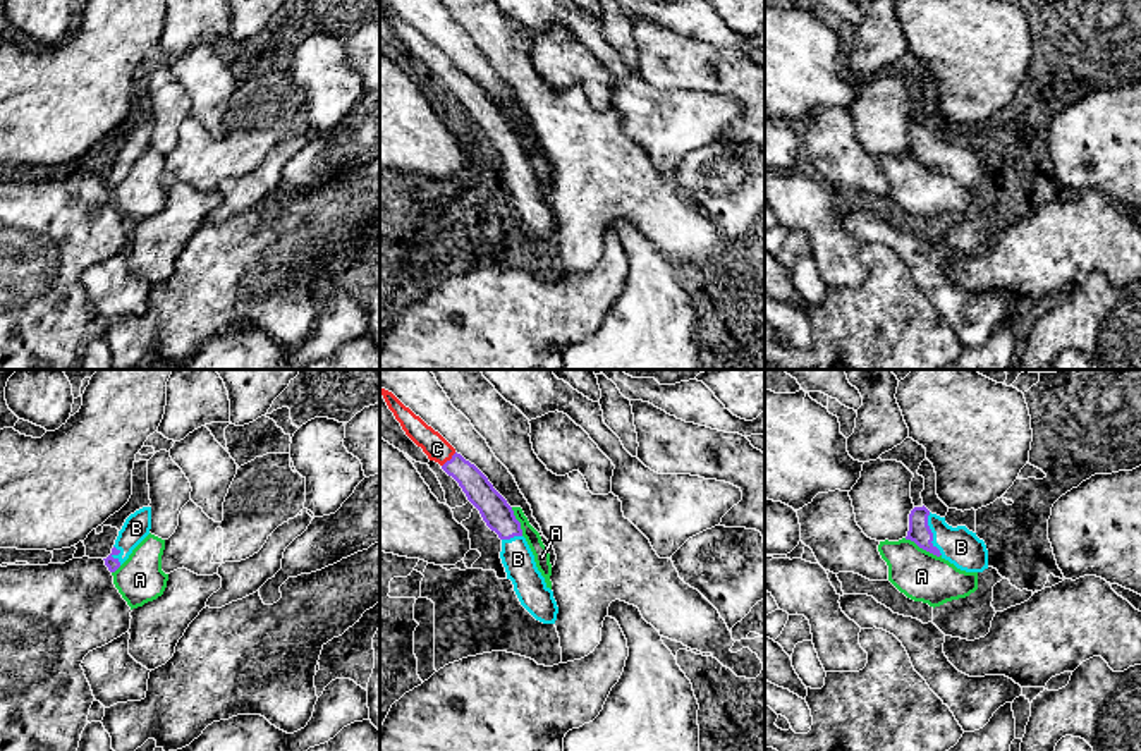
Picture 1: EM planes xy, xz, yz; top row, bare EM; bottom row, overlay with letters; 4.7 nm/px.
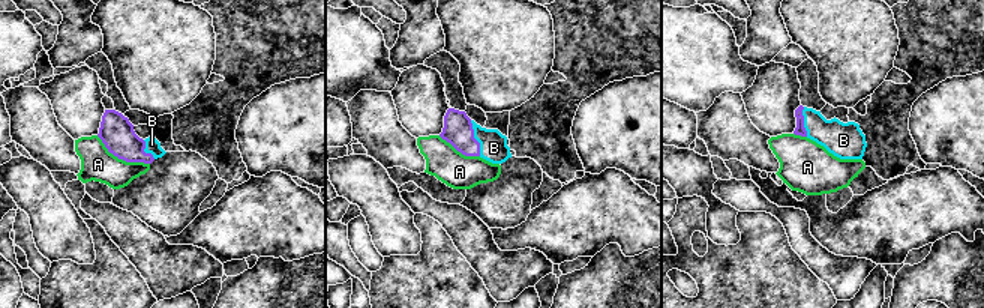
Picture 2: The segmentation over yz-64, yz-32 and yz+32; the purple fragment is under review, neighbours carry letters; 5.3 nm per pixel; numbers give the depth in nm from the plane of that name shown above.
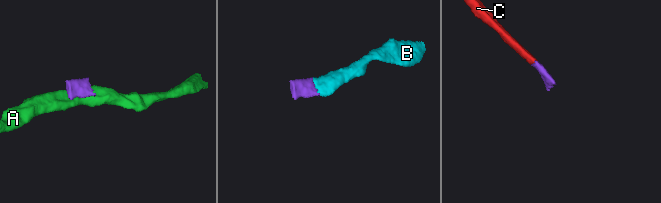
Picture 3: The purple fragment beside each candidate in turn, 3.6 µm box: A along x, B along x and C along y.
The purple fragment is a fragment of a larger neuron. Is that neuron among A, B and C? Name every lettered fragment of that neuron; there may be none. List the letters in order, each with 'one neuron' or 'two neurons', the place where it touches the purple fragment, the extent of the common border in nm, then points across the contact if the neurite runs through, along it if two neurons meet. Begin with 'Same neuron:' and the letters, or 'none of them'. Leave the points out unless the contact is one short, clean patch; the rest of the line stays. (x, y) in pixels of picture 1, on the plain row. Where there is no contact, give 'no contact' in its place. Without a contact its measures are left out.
Same neuron: B, C
A: two neurons; contact yz (923, 164); length 190 nm
B: one neuron; contact yz (932, 148); length 220 nm; way yz (920, 148), (932, 148), (961, 162)
C: one neuron; contact xz (451, 74); length 100 nm; way xz (480, 107), (451, 74), (437, 64)

